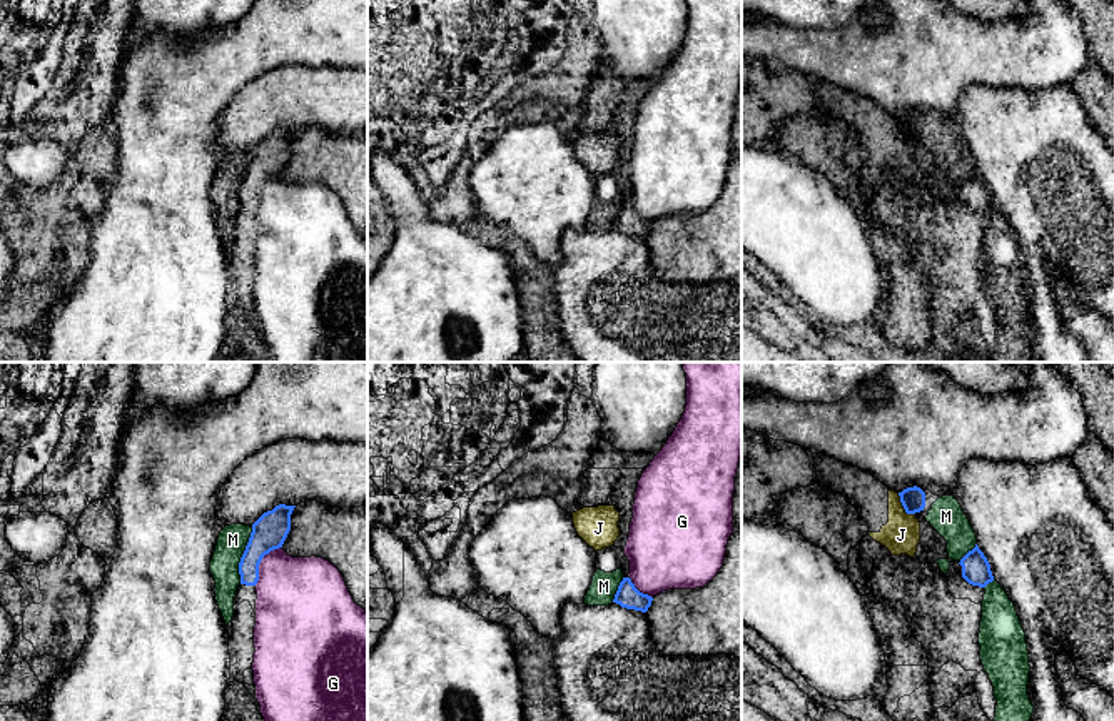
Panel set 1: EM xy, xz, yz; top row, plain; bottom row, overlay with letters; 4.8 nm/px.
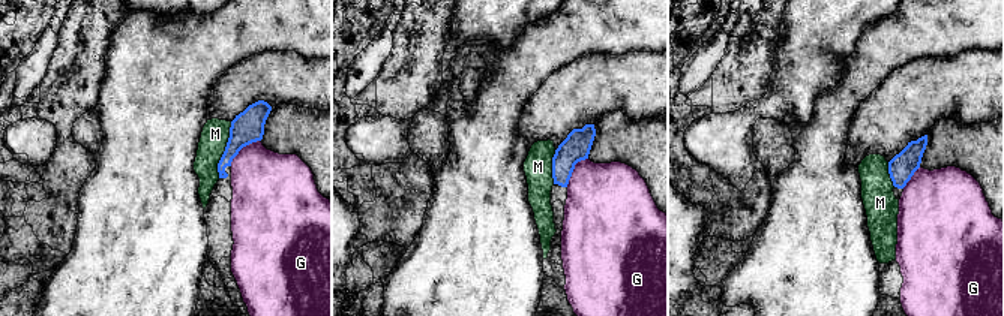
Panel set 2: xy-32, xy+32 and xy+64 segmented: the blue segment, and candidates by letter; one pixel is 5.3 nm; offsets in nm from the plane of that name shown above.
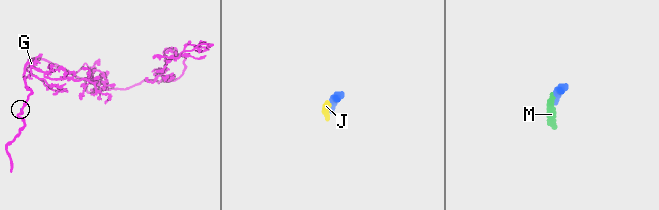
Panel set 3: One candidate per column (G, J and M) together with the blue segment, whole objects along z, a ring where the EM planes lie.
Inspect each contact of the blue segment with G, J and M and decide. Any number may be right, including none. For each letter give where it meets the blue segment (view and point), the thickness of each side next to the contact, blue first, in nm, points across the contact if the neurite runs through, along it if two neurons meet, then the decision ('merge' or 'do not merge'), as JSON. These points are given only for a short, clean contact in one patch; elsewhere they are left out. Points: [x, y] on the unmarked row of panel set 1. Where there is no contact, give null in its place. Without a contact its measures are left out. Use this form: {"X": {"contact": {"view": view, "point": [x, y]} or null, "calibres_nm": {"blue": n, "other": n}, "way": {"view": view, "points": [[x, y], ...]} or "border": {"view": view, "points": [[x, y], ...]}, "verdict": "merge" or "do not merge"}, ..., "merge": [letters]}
{"G": {"contact": {"view": "xy", "point": [259, 189]}, "calibres_nm": {"blue": 170, "other": 400}, "verdict": "do not merge"}, "J": {"contact": {"view": "yz", "point": [902, 131]}, "calibres_nm": {"blue": 120, "other": 180}, "border": {"view": "yz", "points": [[897, 119], [902, 134], [914, 141]]}, "verdict": "do not merge"}, "M": {"contact": {"view": "xy", "point": [243, 182]}, "calibres_nm": {"blue": 170, "other": 140}, "verdict": "do not merge"}, "merge": []}

